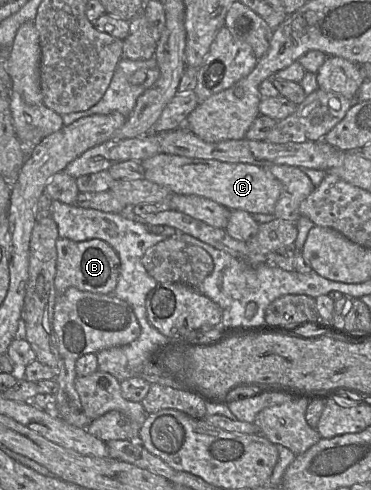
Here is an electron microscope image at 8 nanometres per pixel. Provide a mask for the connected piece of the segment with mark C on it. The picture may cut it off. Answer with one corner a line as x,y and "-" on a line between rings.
160,152
141,161
144,178
168,188
173,193
201,196
217,202
230,210
244,210
250,214
273,214
282,191
282,183
265,168
247,163
227,163
218,160
196,159

